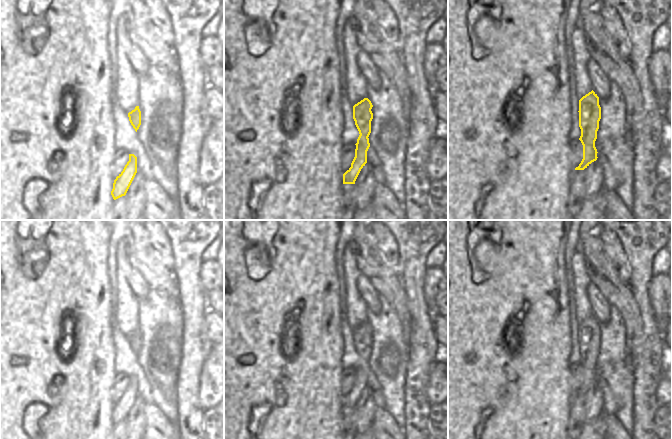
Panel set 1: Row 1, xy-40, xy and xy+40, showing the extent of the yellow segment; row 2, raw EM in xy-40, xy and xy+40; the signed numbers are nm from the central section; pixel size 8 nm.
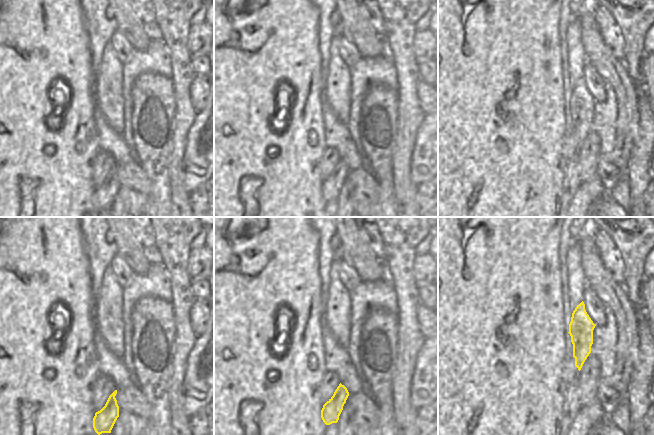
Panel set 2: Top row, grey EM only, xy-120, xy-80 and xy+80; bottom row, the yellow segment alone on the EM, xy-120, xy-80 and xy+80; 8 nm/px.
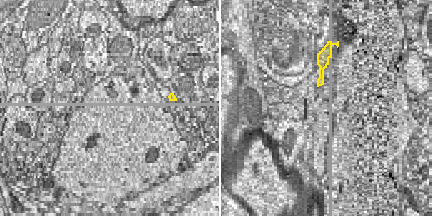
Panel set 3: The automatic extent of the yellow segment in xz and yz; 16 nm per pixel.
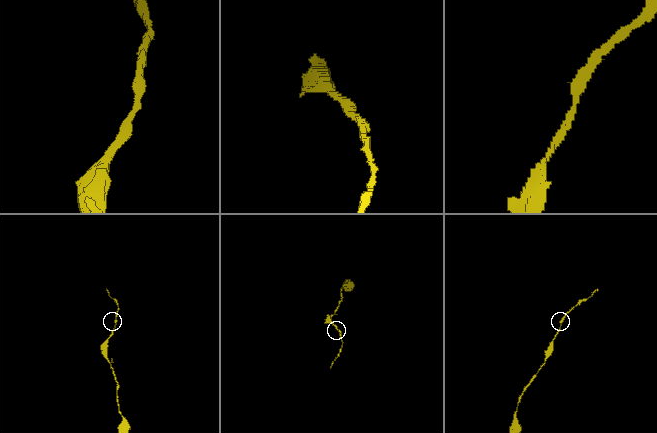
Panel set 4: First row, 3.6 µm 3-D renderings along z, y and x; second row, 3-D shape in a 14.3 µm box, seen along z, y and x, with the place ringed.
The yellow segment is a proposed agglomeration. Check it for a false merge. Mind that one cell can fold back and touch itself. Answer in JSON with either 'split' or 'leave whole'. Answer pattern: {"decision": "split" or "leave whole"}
{"decision": "leave whole"}

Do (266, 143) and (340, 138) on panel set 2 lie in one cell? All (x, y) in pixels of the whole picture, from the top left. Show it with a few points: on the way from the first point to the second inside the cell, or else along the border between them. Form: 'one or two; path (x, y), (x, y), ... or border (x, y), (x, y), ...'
two; border (322, 116), (325, 144), (327, 146)

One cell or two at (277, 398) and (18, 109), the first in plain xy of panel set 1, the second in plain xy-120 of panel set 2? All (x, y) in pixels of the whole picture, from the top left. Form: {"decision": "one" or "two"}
{"decision": "one"}

